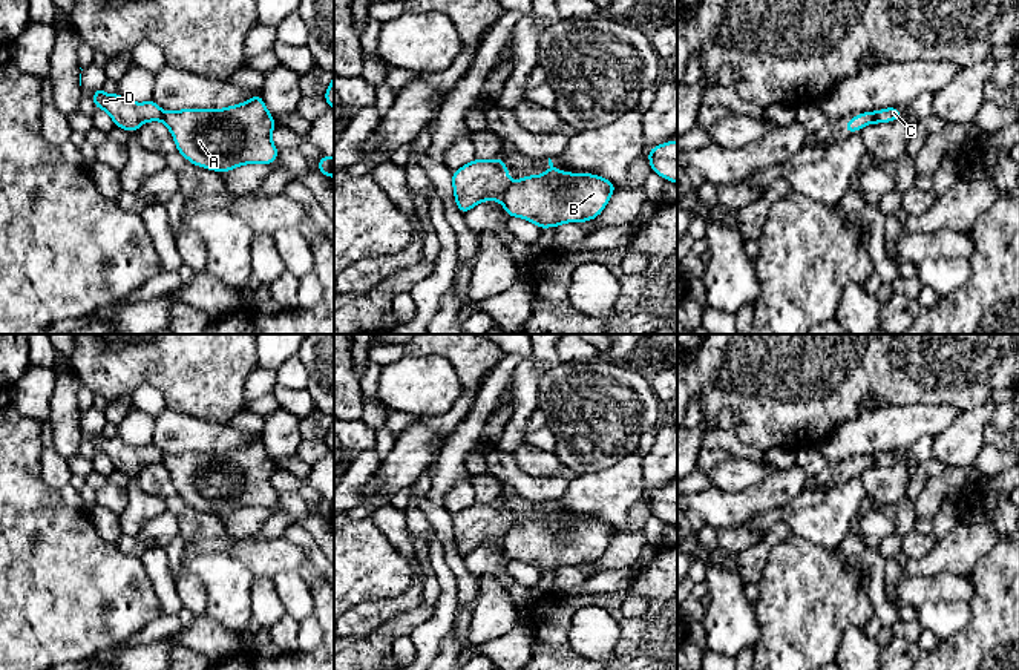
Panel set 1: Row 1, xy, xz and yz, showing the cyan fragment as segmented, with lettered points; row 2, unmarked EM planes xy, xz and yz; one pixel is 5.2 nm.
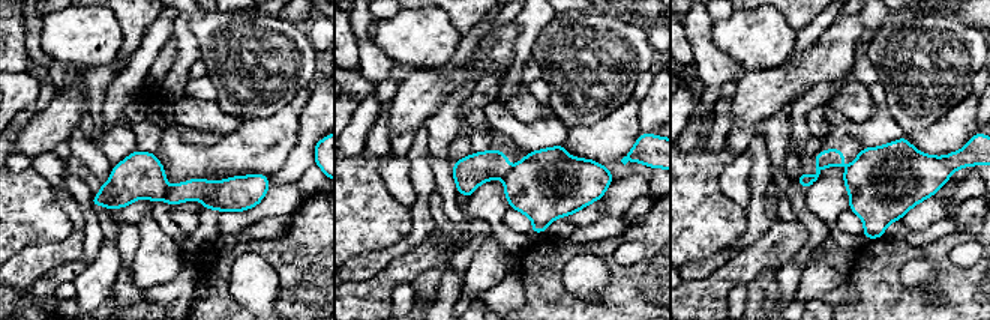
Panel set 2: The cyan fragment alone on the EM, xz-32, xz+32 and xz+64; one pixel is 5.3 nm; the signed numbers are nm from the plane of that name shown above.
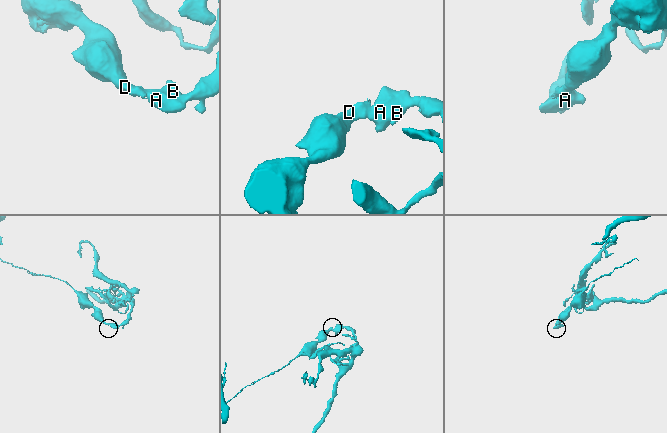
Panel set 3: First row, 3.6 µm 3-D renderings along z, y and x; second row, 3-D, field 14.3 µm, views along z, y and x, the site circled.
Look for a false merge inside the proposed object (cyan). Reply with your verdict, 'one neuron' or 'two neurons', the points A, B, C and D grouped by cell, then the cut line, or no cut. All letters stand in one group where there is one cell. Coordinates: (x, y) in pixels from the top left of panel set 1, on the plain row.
two neurons; A B C / D; cut in xz along (511, 525), (501, 545)

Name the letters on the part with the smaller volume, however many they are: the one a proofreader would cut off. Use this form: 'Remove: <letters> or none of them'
Remove: D

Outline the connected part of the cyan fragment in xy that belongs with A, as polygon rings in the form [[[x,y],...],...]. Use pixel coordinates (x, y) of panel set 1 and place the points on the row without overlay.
[[[260,437],[242,448],[207,454],[182,452],[164,455],[162,465],[172,475],[178,495],[192,507],[225,517],[242,507],[271,507],[277,501],[271,475],[276,469],[273,458],[267,454]]]

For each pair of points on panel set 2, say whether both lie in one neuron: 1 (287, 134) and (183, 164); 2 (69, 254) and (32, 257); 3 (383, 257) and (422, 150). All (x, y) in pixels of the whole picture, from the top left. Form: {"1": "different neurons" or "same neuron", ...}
{"1": "same neuron", "2": "same neuron", "3": "same neuron"}

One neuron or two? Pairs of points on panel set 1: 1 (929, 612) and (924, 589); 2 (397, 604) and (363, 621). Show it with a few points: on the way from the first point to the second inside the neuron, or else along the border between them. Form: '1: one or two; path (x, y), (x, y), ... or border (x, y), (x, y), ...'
1: two; border (963, 600), (932, 600), (917, 607)
2: one; path (389, 607), (371, 614)

